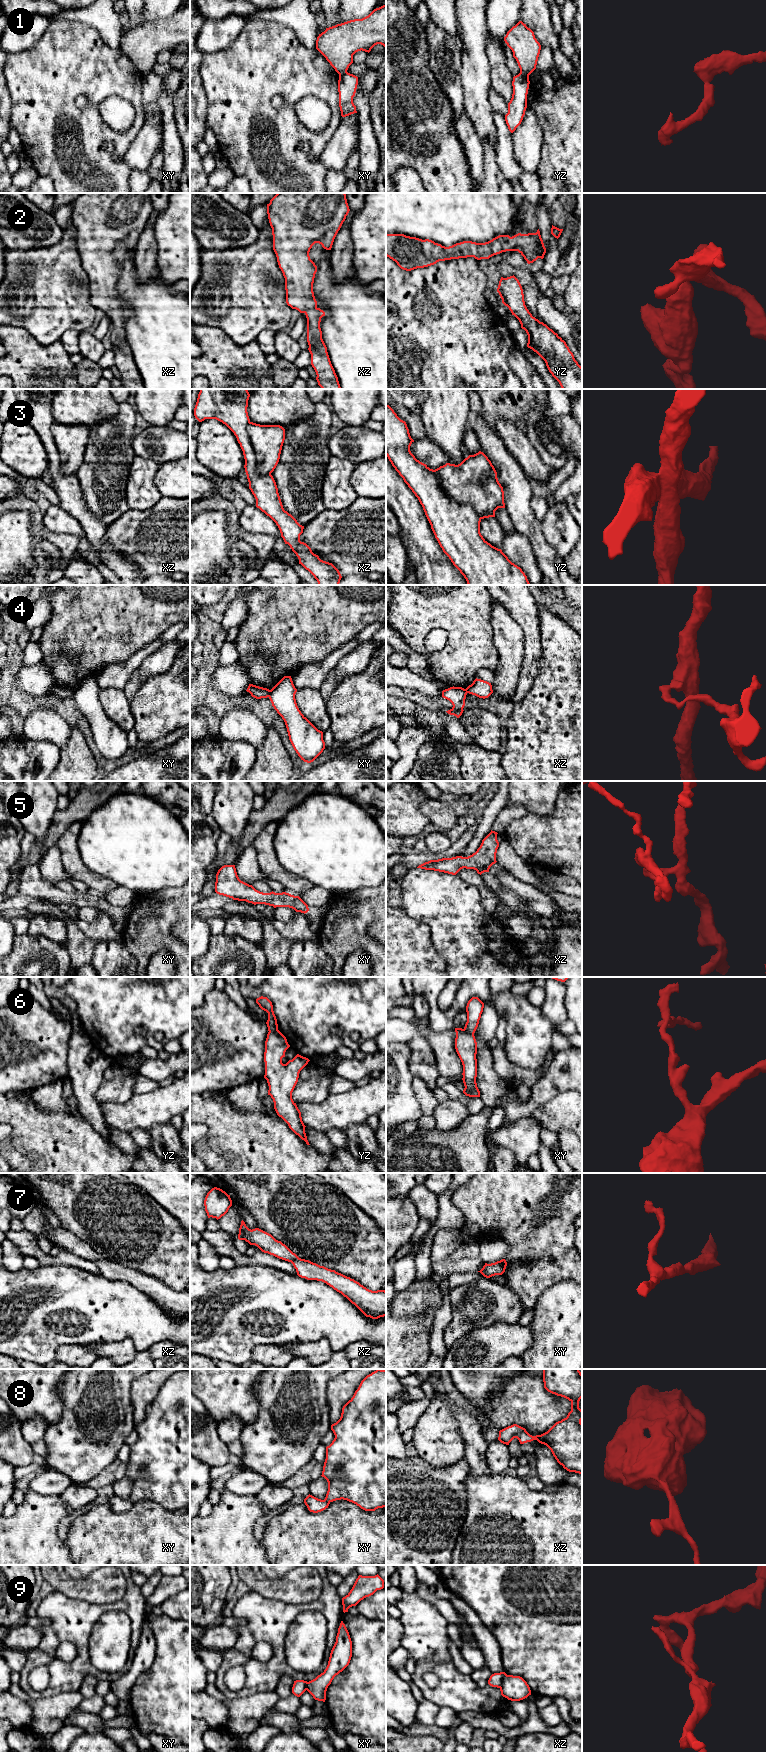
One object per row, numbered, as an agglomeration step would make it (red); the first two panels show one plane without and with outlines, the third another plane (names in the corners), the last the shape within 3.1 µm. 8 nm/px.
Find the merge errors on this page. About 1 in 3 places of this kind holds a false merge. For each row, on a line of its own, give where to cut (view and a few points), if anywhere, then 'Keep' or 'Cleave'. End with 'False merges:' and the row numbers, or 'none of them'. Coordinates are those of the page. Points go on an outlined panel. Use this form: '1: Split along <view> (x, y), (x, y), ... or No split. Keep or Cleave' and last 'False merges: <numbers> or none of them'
1: Split along yz (520, 71), (528, 76). Cleave
2: No split. Keep
3: No split. Keep
4: Split along xy (270, 690), (268, 696). Cleave
5: No split. Keep
6: Split along xy (464, 1028), (473, 1034). Cleave
7: No split. Keep
8: Split along xy (324, 1499), (329, 1503). Cleave
9: Split along xz (506, 1674), (499, 1687). Cleave
False merges: 1, 4, 6, 8, 9

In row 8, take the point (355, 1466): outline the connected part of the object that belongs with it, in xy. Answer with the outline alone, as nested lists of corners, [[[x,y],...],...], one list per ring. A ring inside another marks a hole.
[[[377,1369],[361,1381],[331,1430],[335,1438],[326,1447],[321,1475],[328,1482],[325,1500],[347,1500],[365,1511],[386,1507],[386,1370]]]

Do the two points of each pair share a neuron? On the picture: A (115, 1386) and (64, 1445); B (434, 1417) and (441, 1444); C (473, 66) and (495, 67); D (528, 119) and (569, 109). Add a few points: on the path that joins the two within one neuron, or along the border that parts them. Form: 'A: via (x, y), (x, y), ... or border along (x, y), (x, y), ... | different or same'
A: via (100, 1401), (97, 1404), (97, 1411), (79, 1430) | same
B: via (436, 1424), (436, 1437) | same
C: border along (486, 44), (491, 87) | different
D: border along (527, 104), (536, 116), (542, 131), (542, 140) | different

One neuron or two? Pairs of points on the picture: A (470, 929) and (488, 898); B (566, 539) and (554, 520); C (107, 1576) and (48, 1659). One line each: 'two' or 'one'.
A: two
B: one
C: two

